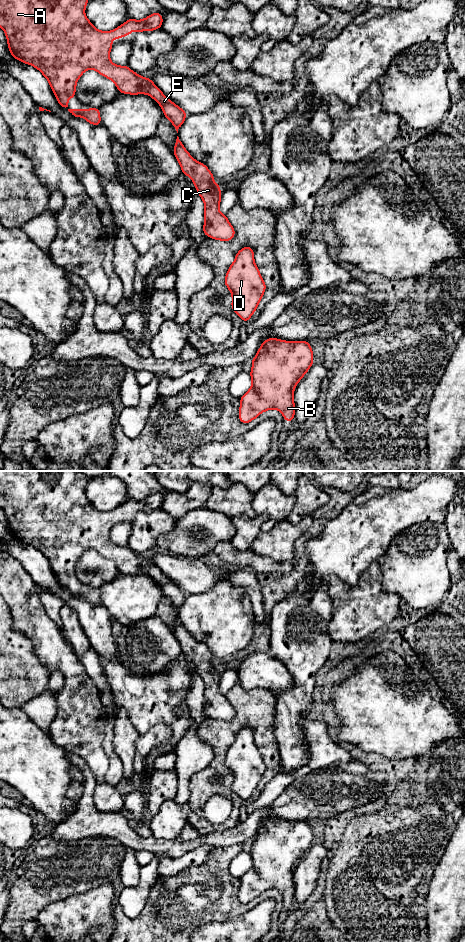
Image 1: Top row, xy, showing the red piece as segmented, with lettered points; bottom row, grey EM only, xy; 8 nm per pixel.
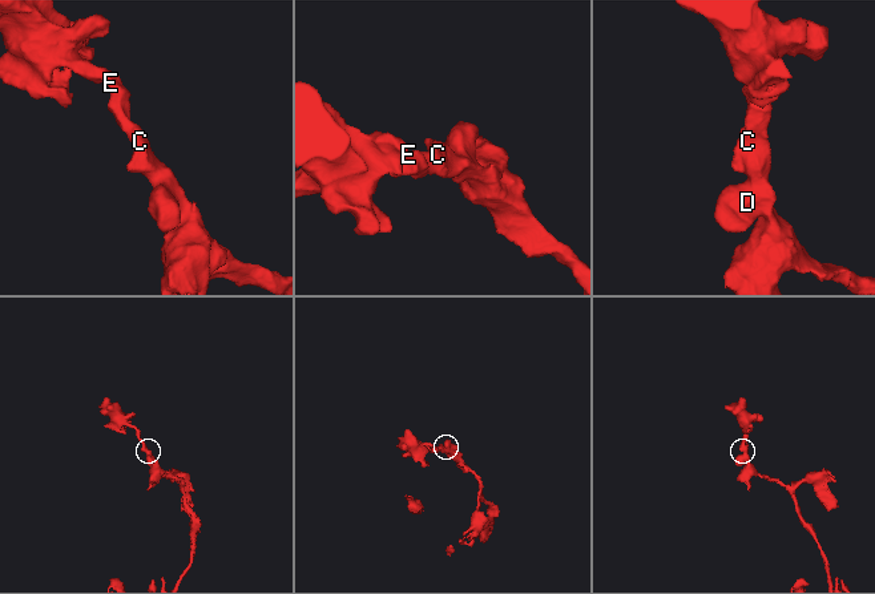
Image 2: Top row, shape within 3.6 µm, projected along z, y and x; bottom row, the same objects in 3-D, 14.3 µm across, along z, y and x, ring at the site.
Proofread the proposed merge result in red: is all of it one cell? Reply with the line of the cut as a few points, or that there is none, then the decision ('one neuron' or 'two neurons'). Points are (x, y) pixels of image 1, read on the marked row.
no cut; one neuron

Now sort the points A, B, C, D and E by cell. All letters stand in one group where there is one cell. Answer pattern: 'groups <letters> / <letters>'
groups A B C D E

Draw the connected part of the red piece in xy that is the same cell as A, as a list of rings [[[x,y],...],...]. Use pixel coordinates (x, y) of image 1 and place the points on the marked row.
[[[0,0],[0,27],[4,30],[8,47],[13,58],[37,68],[48,80],[58,103],[74,117],[82,117],[92,125],[101,125],[100,111],[91,109],[68,109],[68,99],[75,98],[76,84],[88,69],[94,69],[113,81],[120,93],[146,94],[151,96],[163,109],[177,133],[187,116],[186,112],[169,100],[150,78],[133,72],[128,66],[111,62],[109,53],[112,40],[120,39],[132,32],[152,31],[161,28],[162,15],[158,12],[143,20],[129,18],[112,31],[96,29],[85,15],[88,0]]]

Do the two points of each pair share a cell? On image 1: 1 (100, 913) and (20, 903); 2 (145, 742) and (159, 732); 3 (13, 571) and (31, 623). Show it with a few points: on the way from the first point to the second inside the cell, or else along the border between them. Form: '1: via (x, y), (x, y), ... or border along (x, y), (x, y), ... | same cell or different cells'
1: border along (68, 897), (48, 904), (39, 913), (37, 920) | different cells
2: via (148, 740), (156, 733) | same cell
3: via (14, 584), (22, 595), (27, 610) | same cell

